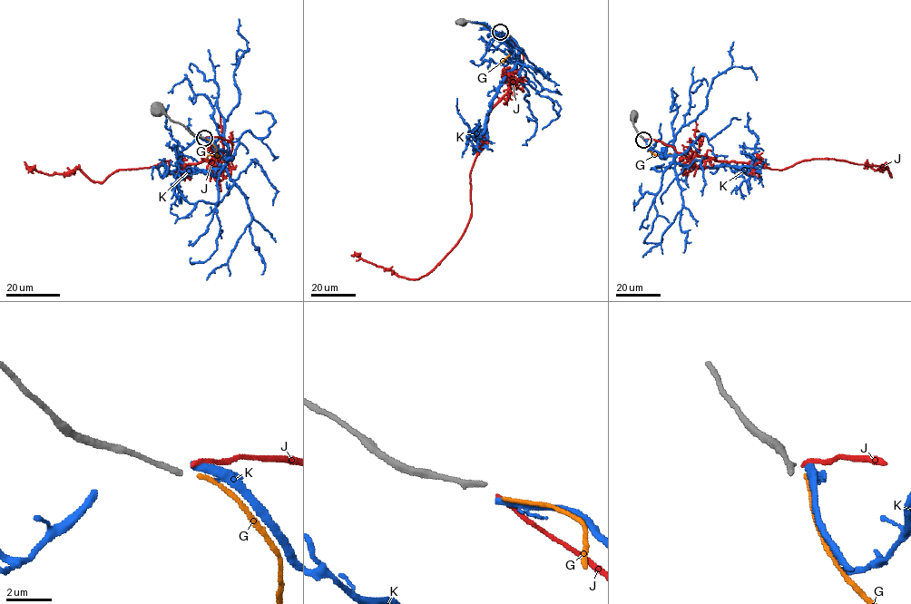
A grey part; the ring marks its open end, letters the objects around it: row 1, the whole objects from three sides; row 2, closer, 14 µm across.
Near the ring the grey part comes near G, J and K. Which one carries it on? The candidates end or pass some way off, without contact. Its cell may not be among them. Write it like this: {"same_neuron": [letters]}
{"same_neuron": ["G"]}

